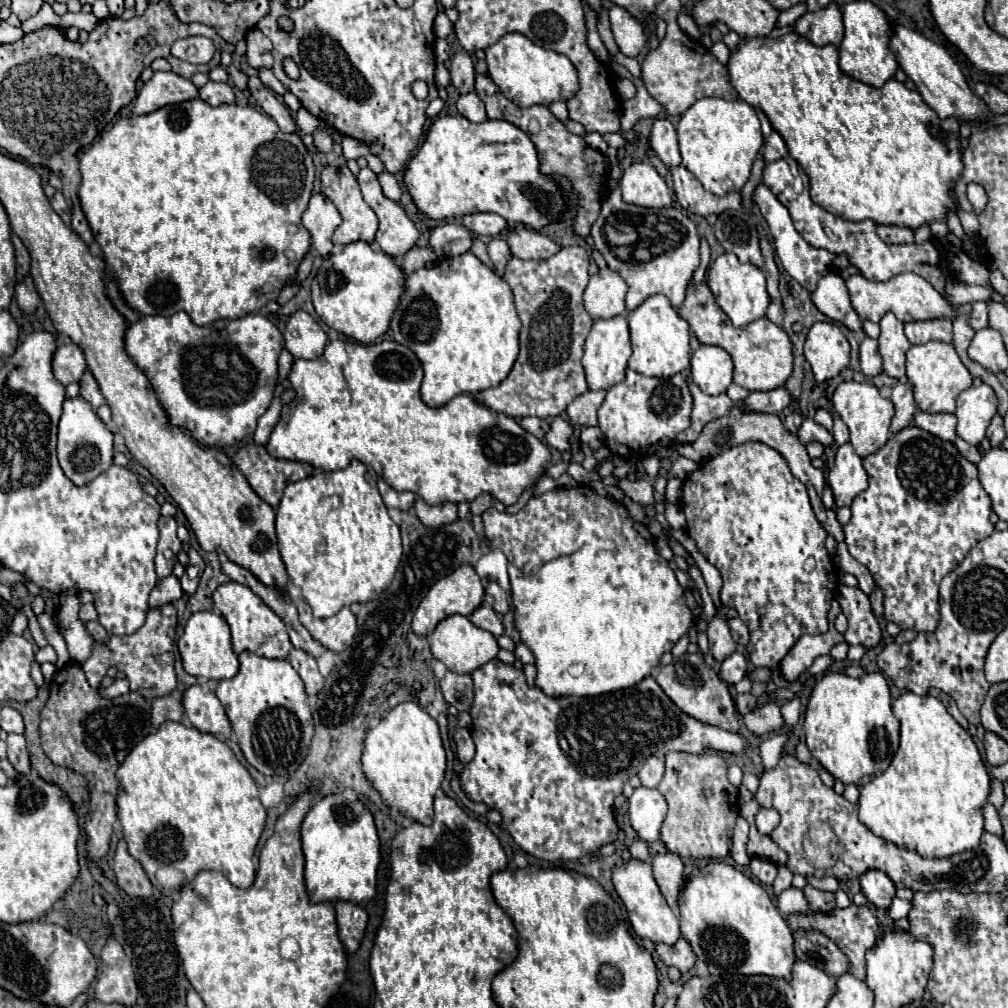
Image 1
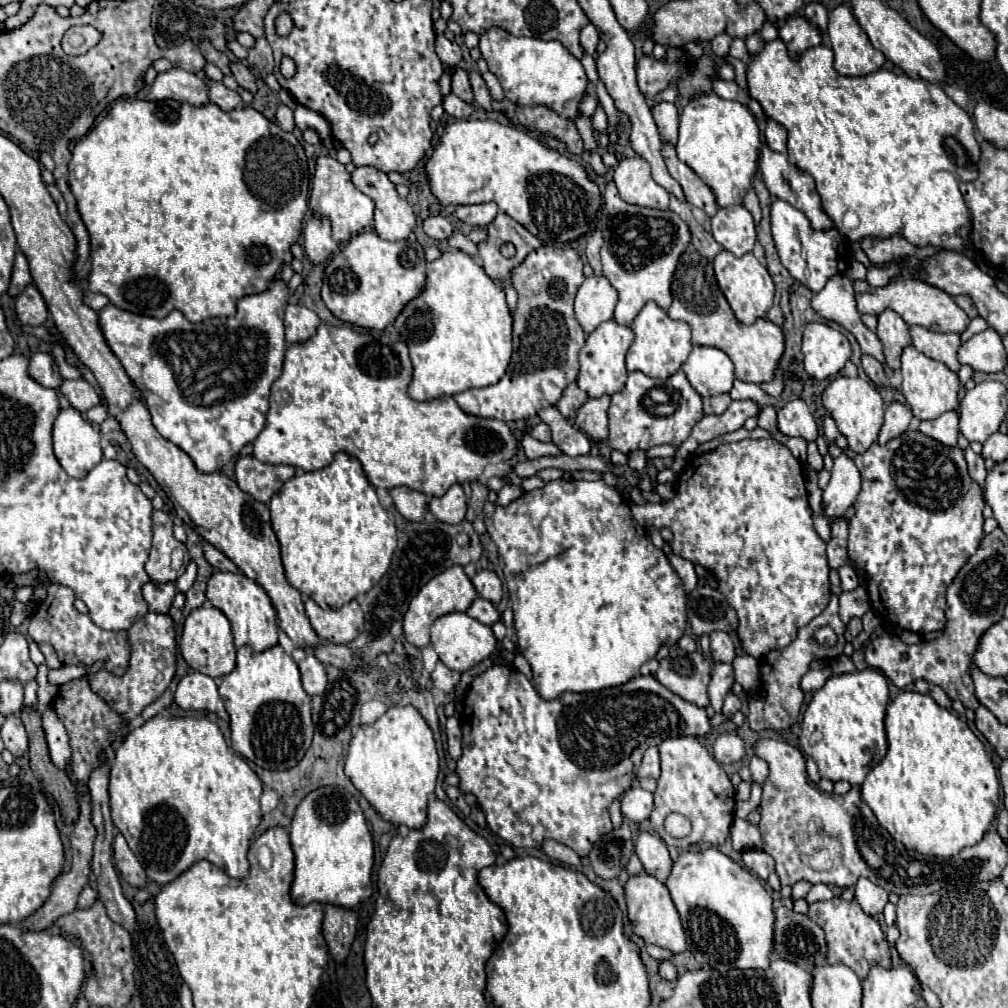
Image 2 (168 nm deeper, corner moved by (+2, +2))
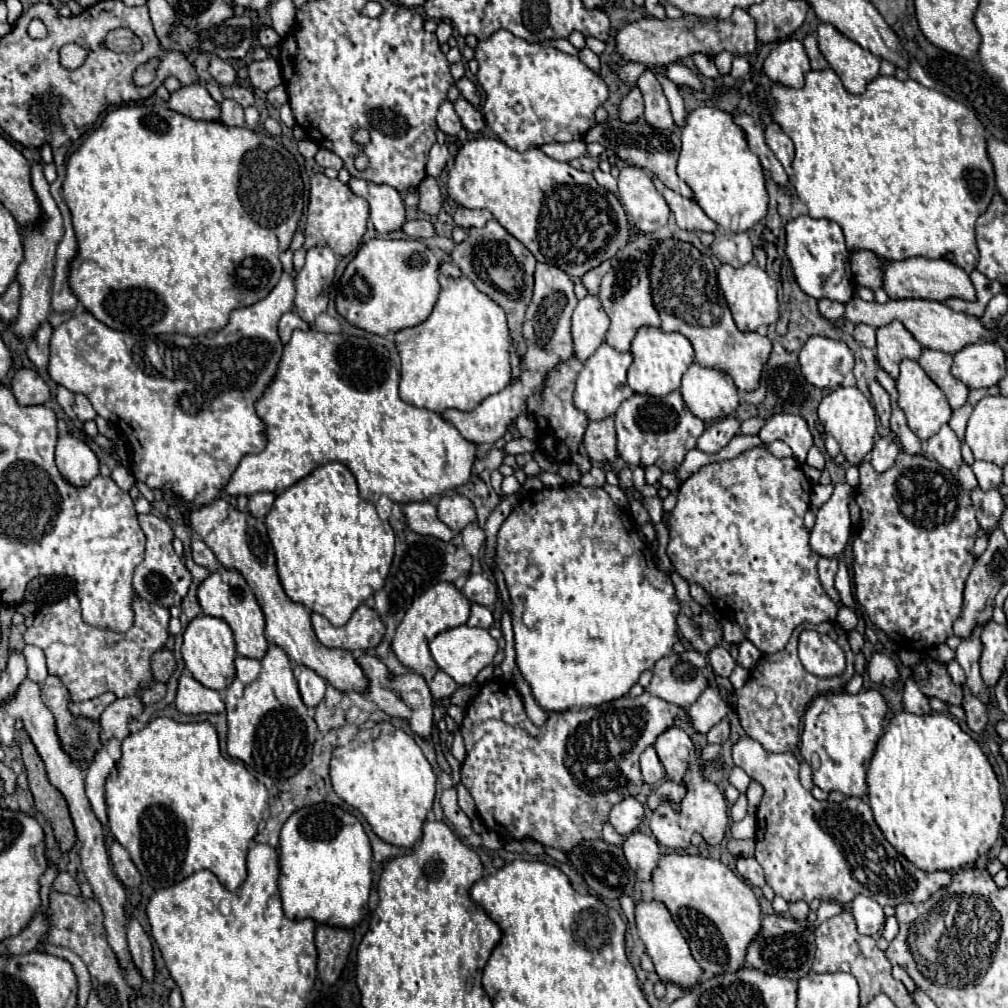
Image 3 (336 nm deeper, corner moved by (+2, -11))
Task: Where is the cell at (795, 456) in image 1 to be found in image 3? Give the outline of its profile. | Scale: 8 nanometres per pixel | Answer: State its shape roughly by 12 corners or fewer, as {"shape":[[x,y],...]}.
{"shape":[[838,559],[818,561],[818,575],[822,587],[838,601],[834,589],[834,575],[838,571]]}

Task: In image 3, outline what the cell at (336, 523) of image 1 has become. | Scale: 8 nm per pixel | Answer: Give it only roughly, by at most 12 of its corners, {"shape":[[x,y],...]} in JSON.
{"shape":[[346,465],[280,493],[286,595],[344,625],[384,587],[394,531]]}

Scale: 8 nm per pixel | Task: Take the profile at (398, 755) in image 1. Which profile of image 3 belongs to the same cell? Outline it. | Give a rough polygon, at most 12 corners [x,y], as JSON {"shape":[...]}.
{"shape":[[390,721],[334,749],[336,795],[414,847],[436,775]]}

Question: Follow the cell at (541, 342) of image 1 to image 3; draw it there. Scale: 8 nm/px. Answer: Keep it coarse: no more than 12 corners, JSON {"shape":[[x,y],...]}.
{"shape":[[538,263],[522,335],[520,375],[448,419],[472,443],[494,445],[574,357],[572,279]]}

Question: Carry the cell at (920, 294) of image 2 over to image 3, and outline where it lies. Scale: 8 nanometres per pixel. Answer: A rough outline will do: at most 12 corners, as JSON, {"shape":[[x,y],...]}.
{"shape":[[852,297],[846,319],[882,327],[898,319],[928,349],[956,353],[994,341],[980,319],[940,301]]}

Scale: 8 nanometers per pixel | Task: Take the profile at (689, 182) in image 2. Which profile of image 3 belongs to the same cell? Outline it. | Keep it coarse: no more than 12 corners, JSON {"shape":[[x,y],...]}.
{"shape":[[608,119],[586,133],[626,163],[694,199],[676,175],[680,131]]}

